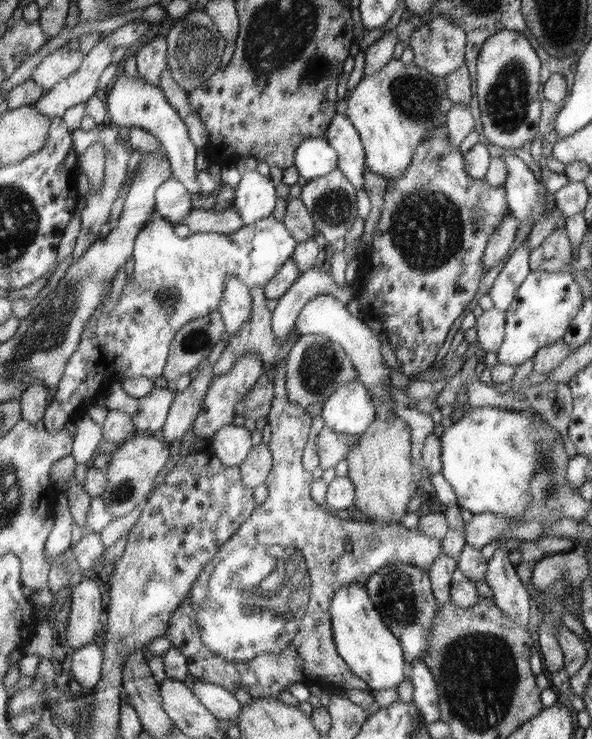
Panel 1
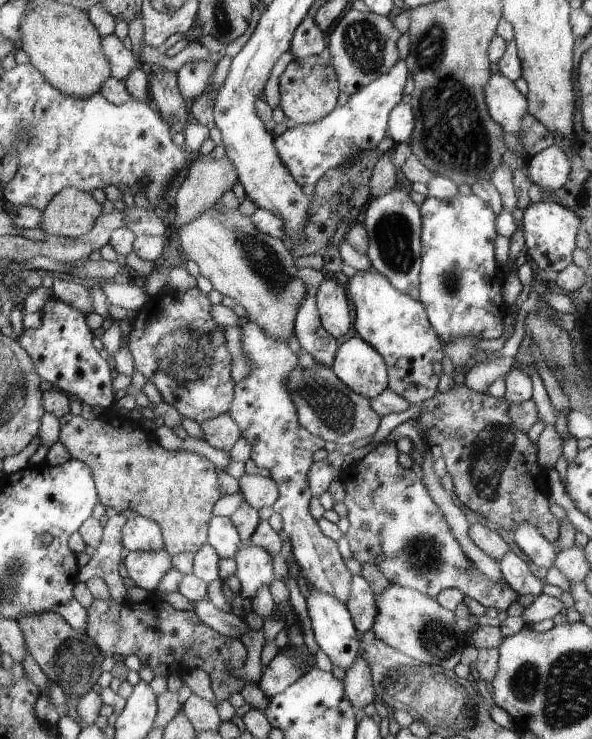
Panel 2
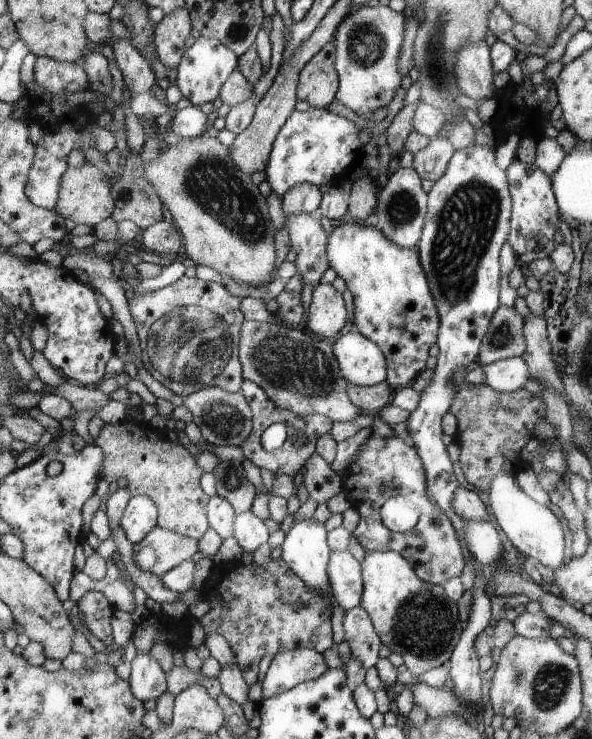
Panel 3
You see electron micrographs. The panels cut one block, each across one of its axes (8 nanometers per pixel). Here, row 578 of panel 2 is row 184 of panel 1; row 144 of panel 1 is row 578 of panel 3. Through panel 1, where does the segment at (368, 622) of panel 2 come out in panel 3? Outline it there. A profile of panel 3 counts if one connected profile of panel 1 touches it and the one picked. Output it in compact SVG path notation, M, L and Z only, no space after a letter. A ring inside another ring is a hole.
M348 550L331 552L329 570L335 604L346 613L360 607L364 592L361 562Z

